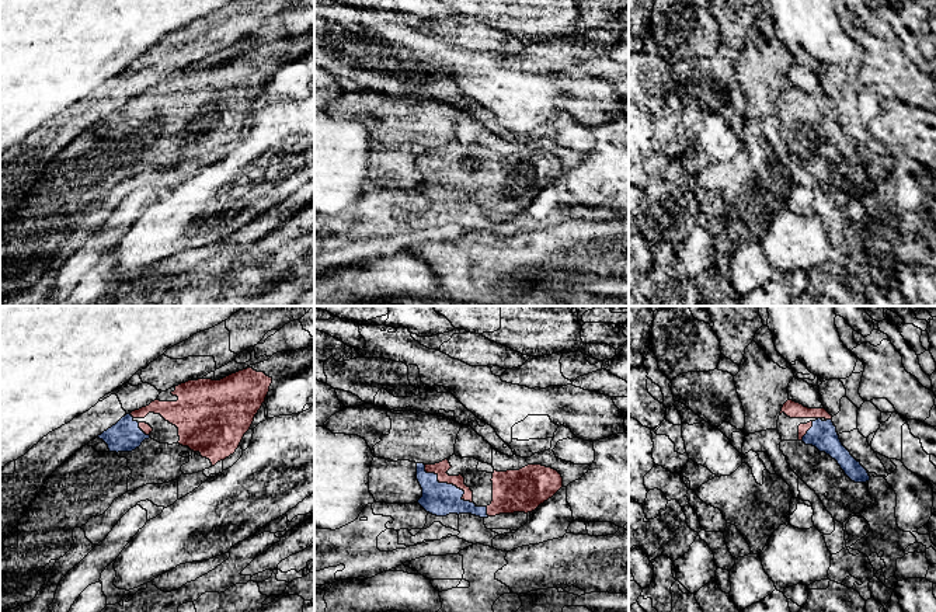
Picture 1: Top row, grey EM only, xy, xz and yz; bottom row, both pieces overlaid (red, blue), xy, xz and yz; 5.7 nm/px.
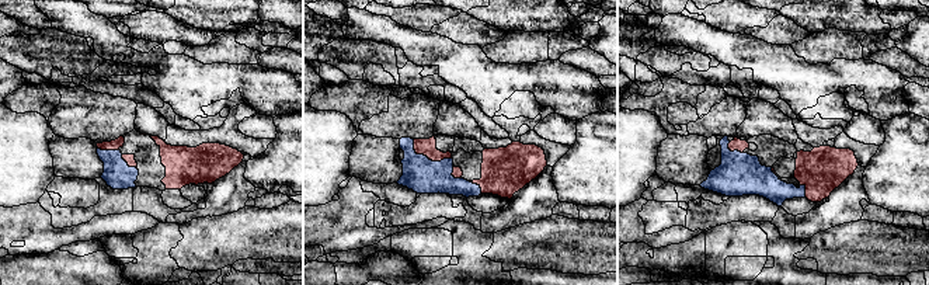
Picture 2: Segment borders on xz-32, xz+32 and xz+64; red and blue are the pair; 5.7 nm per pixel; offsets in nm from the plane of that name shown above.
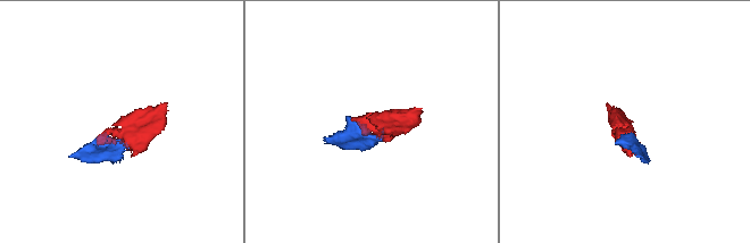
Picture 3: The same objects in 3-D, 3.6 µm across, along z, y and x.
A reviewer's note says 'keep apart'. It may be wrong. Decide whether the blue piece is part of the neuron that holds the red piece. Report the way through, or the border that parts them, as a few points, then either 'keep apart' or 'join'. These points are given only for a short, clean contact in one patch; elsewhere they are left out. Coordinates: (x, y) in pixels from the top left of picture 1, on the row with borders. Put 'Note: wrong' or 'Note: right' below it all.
join
Note: wrong

